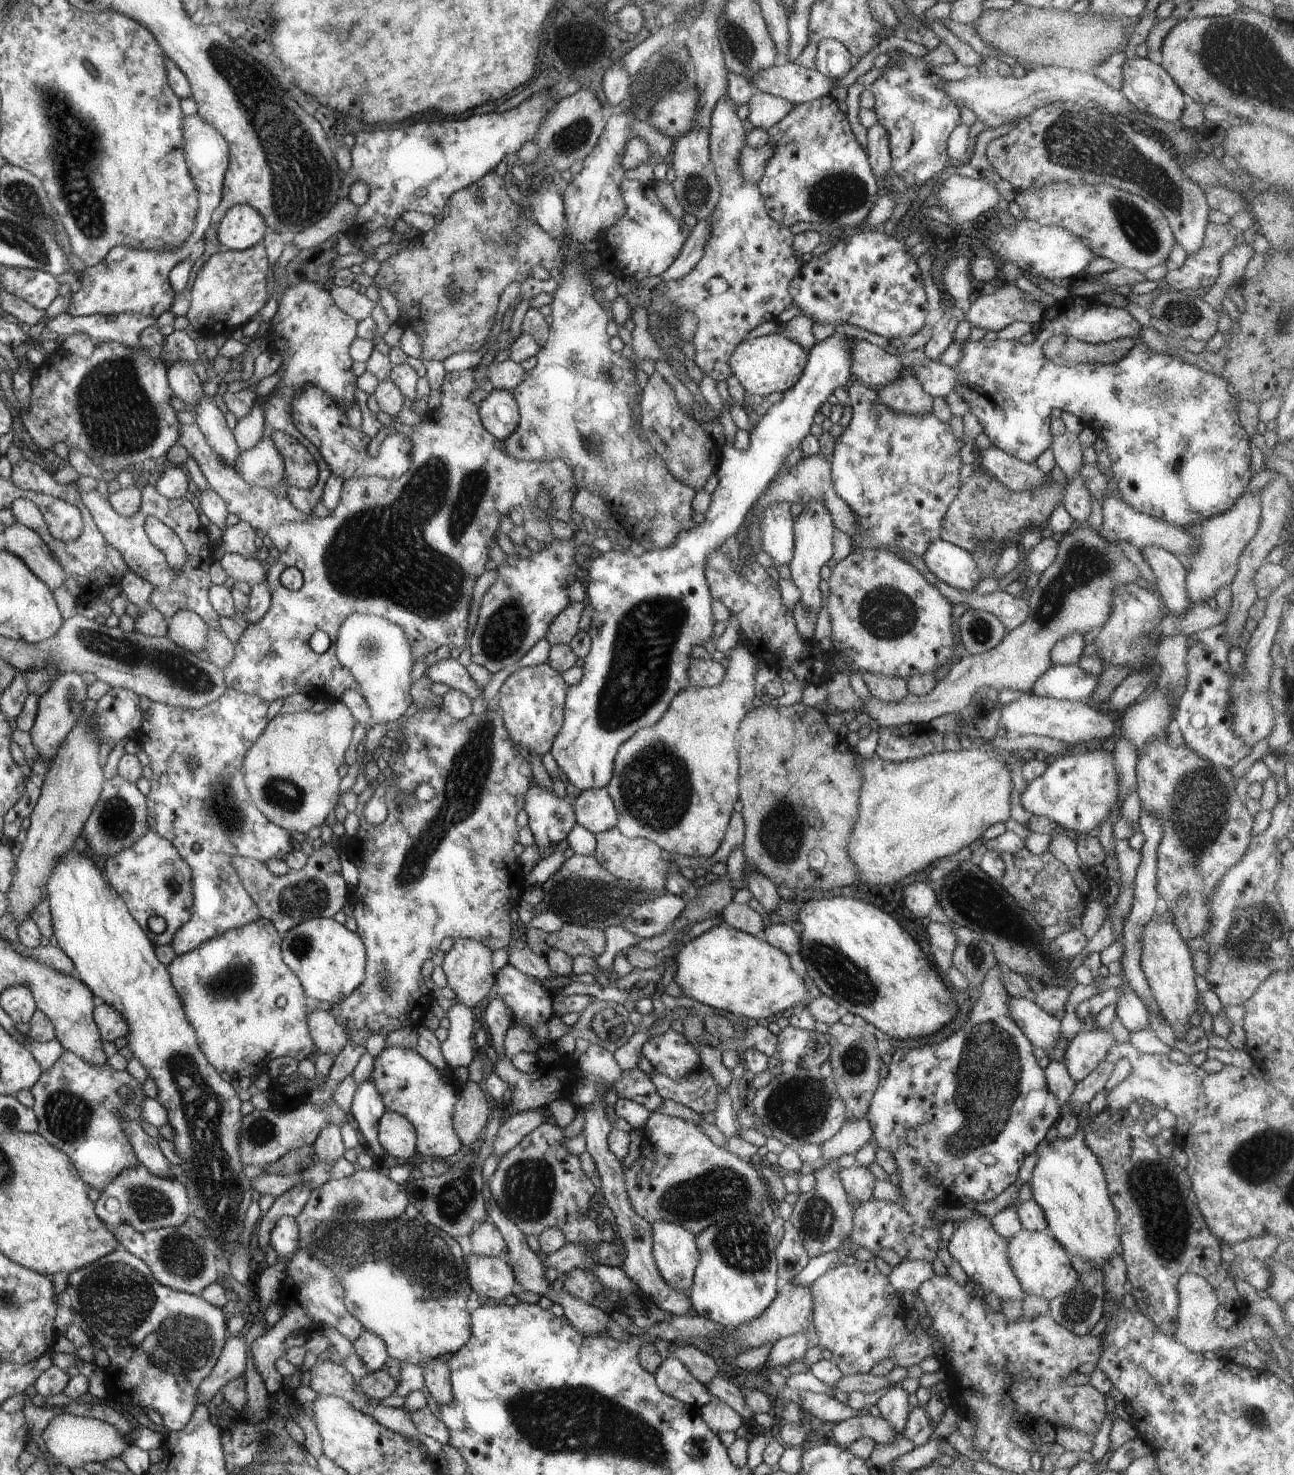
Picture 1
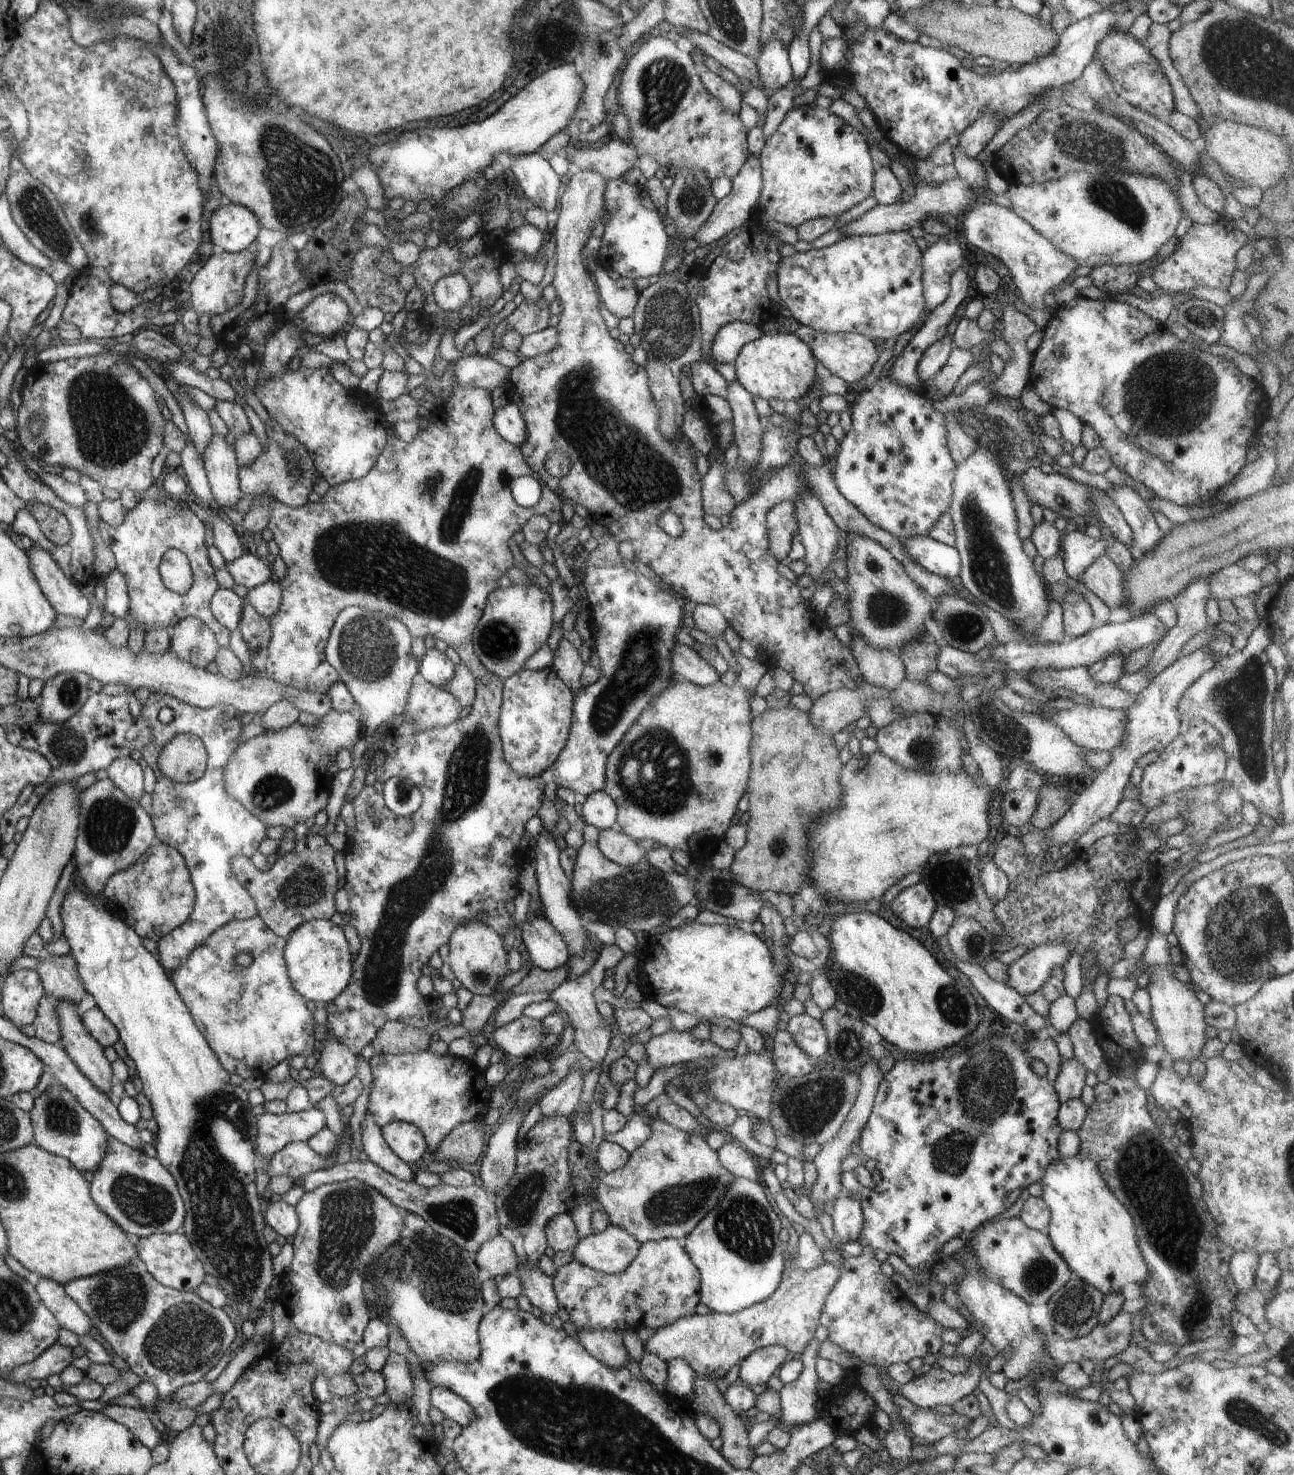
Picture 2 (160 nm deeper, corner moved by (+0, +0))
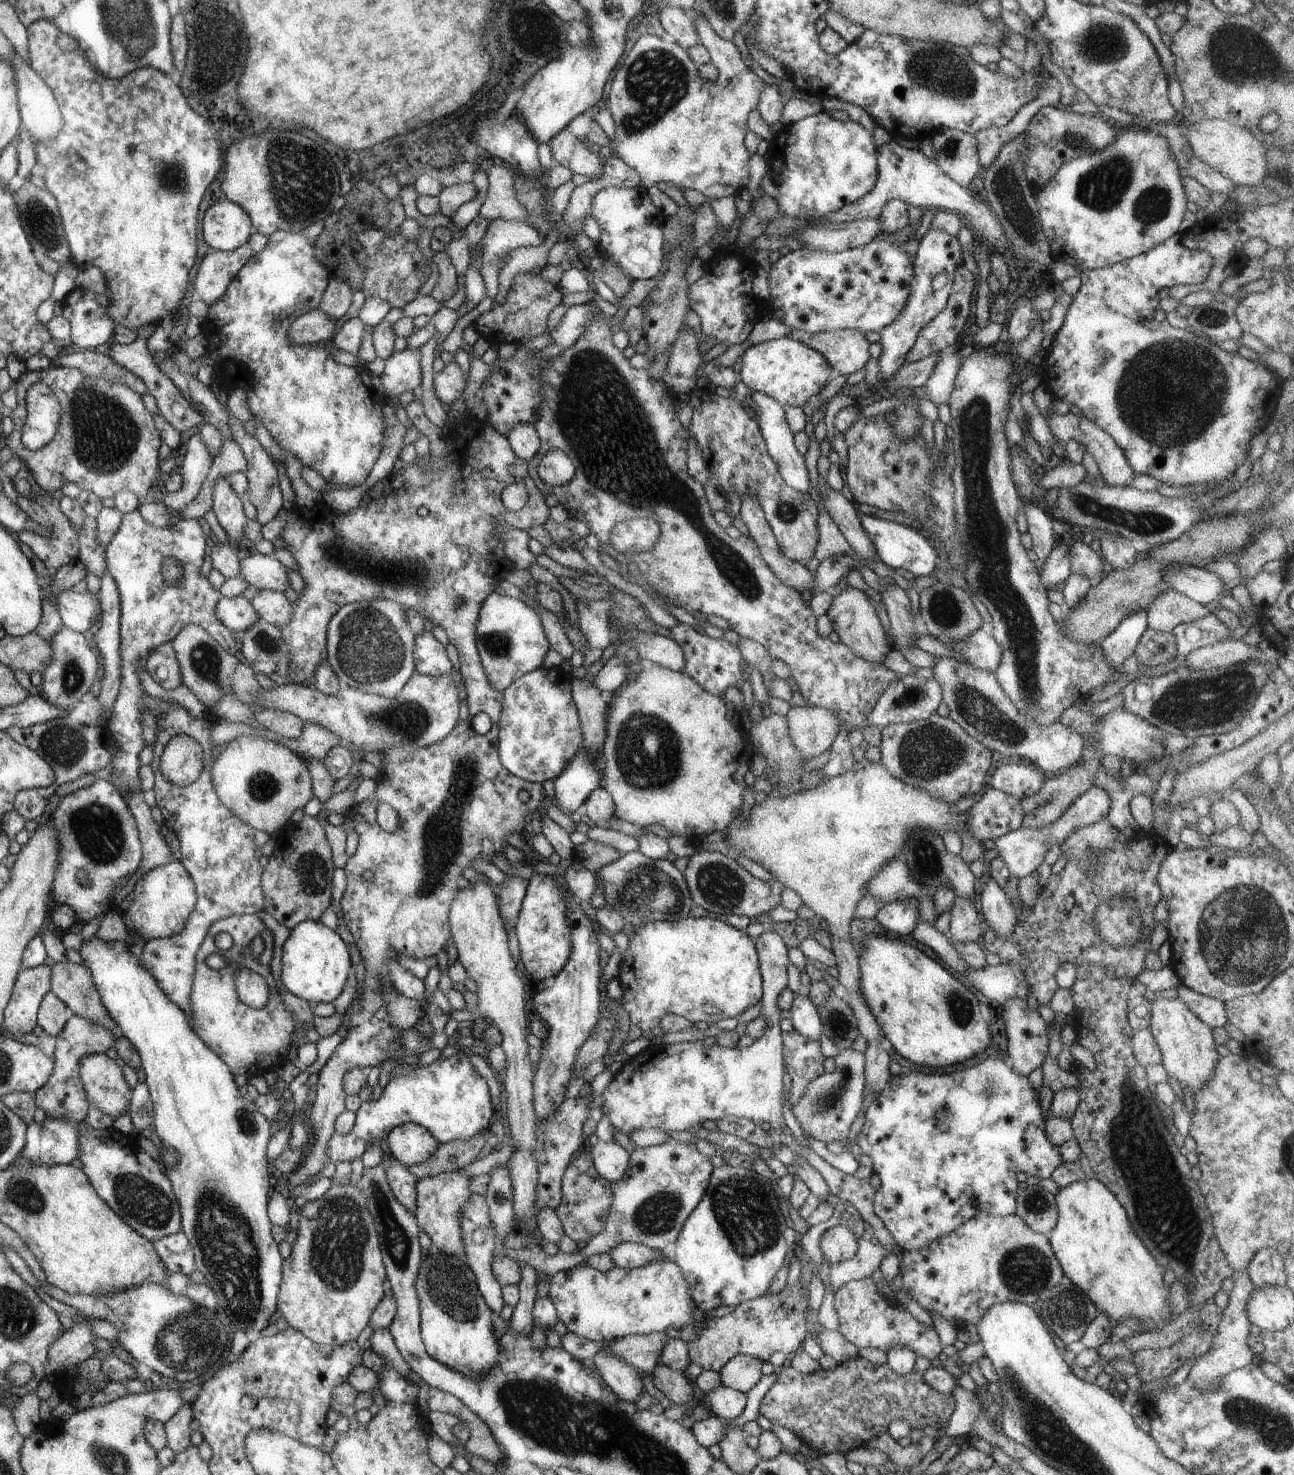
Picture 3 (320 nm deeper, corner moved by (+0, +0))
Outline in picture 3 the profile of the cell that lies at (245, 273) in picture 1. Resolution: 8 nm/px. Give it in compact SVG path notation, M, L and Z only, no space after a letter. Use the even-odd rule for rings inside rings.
M244 244L232 252L216 251L208 254L194 278L195 298L201 299L208 306L224 299L230 284L253 259L250 248L248 244Z

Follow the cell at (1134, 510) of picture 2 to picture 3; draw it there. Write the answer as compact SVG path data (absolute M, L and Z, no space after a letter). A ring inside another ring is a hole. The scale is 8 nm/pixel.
M1050 404L1050 409L1046 415L1046 422L1048 422L1048 428L1050 428L1050 432L1054 434L1056 440L1069 442L1073 439L1080 443L1080 445L1084 444L1084 446L1086 446L1086 450L1094 456L1094 460L1096 460L1098 464L1100 474L1102 474L1106 481L1106 485L1130 486L1132 476L1134 476L1134 470L1130 467L1130 464L1128 464L1124 452L1114 444L1114 440L1112 440L1098 424L1094 424L1092 420L1088 420L1088 418L1083 415L1078 416L1078 414L1069 413L1062 416L1062 414L1054 412L1052 404Z

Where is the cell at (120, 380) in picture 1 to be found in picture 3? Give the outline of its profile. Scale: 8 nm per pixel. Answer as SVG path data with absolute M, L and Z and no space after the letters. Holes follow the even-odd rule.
M54 366L40 370L40 372L29 372L20 376L17 381L17 391L19 404L13 410L11 419L14 422L14 431L3 438L2 445L8 445L10 451L19 456L22 464L31 472L31 483L39 489L39 492L51 494L58 489L62 489L66 482L74 482L81 490L94 492L100 499L114 498L120 490L130 490L136 497L146 501L146 494L156 482L158 477L158 448L160 448L160 434L156 428L156 422L152 422L150 412L146 410L144 400L138 392L130 390L124 384L116 382L106 382L104 378L88 378L84 376L78 368L69 368L64 366ZM40 382L56 394L60 406L62 406L62 417L58 426L56 436L42 446L40 450L29 450L18 442L18 418L24 422L26 418L26 408L24 408L24 396L32 384Z

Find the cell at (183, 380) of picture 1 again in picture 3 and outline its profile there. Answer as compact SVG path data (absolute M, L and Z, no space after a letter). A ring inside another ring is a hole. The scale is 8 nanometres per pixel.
M198 428L192 431L189 441L183 444L182 451L185 458L182 460L179 470L183 479L183 486L180 490L164 496L162 501L164 506L174 514L178 514L186 504L190 504L196 498L214 464L213 457L210 456L208 448L200 438Z

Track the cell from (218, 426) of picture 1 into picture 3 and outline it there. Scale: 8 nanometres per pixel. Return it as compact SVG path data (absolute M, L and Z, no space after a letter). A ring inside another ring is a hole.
M228 475L216 476L216 484L212 490L212 504L214 516L222 526L228 540L236 547L244 546L244 528L246 528L246 514L242 510L242 502L238 492L230 484Z

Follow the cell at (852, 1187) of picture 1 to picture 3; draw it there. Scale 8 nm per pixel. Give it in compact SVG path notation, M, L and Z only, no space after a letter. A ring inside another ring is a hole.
M840 1224L822 1234L820 1250L824 1260L836 1264L854 1258L859 1250L859 1242L850 1228Z

